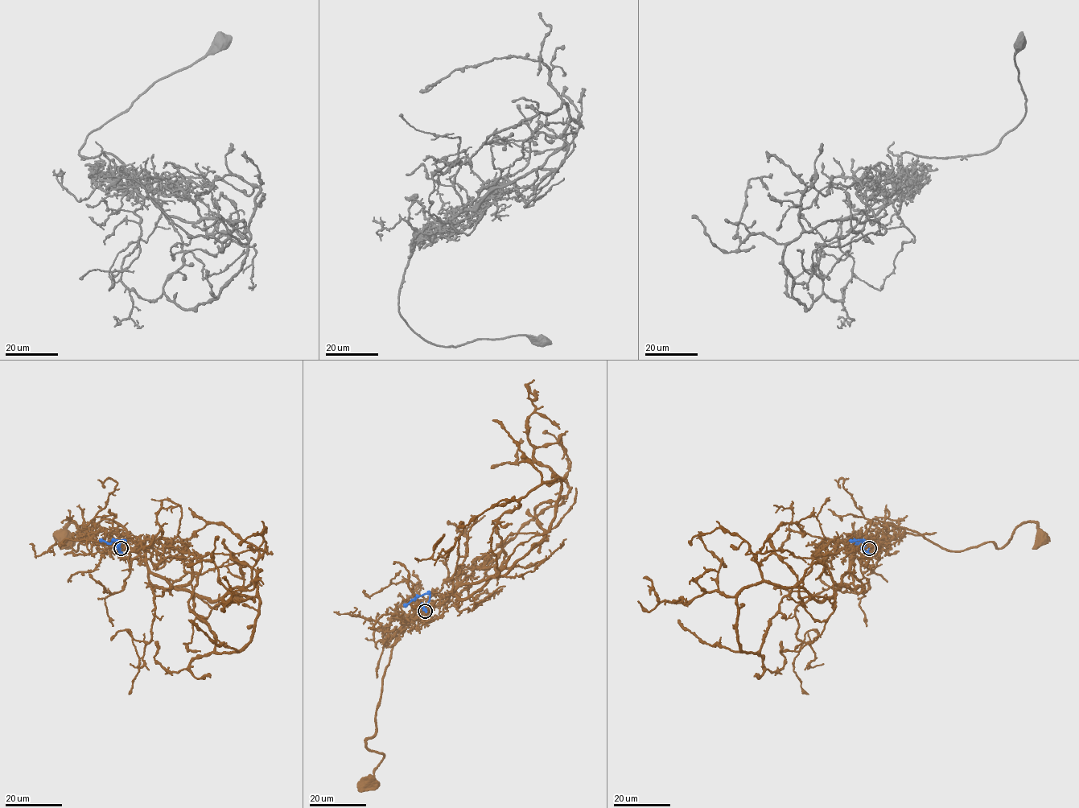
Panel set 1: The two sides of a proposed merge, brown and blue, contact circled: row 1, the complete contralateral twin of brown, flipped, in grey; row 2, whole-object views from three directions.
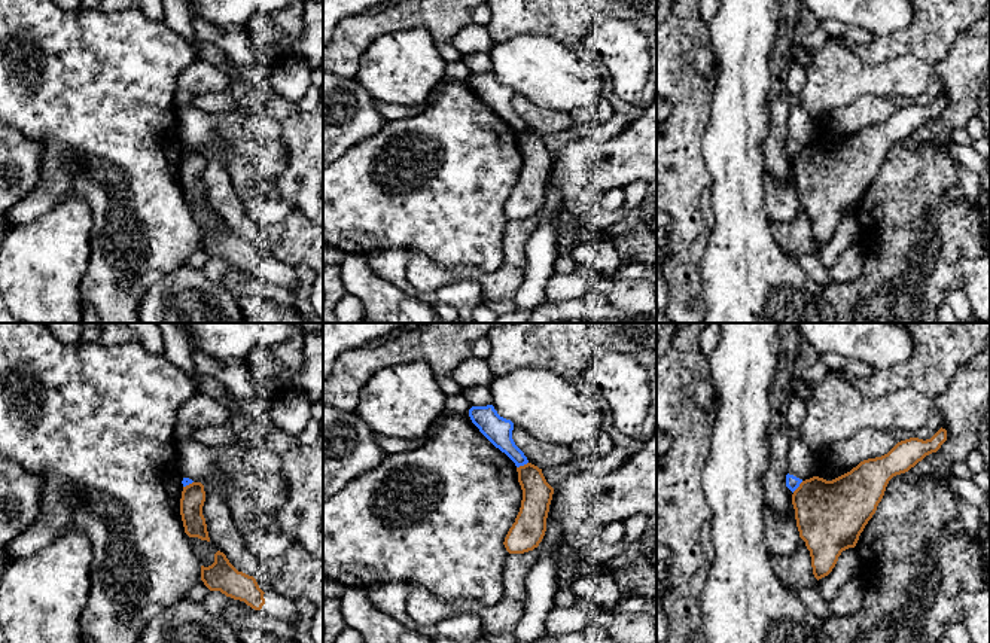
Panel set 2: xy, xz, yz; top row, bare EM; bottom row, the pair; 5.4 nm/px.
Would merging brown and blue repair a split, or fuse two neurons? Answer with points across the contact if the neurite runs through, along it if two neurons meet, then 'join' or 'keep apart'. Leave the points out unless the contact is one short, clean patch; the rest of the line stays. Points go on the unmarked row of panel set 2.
keep apart

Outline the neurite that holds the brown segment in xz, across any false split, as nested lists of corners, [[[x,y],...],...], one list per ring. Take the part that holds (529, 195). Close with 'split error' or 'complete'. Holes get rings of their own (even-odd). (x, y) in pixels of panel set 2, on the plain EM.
[[[527,129],[517,134],[517,138],[523,167],[515,189],[503,208],[509,220],[524,220],[539,213],[546,198],[546,185],[554,161],[554,155],[537,132]]]; complete

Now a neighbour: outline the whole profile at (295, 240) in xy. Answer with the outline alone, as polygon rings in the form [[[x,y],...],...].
[[[293,208],[281,222],[264,228],[264,238],[255,246],[264,259],[307,265],[316,272],[311,307],[323,319],[323,226]]]

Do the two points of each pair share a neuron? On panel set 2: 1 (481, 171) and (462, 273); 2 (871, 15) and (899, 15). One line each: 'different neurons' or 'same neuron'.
1: different neurons
2: same neuron

